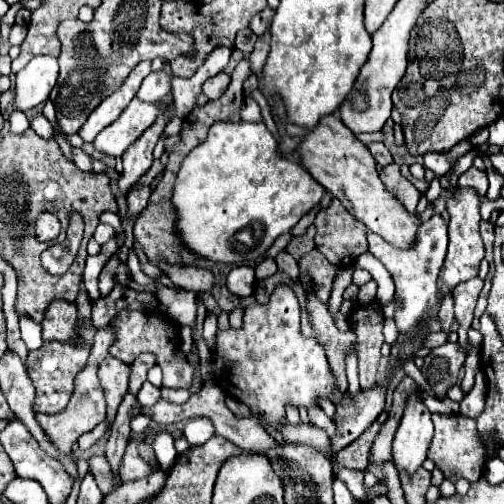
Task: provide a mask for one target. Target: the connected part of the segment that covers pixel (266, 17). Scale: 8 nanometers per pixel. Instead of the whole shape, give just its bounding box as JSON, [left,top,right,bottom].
[249,9,275,35]

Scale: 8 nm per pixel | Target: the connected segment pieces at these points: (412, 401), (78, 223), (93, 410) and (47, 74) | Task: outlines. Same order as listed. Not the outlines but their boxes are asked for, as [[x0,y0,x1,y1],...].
[[392,395,433,473],[41,211,83,275],[37,327,115,453],[15,57,59,111]]

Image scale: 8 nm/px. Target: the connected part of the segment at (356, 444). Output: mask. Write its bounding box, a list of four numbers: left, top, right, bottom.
[333,421,381,477]

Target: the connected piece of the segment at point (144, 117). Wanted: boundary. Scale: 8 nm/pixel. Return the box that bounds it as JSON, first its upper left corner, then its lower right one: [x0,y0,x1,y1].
[93,99,159,157]

